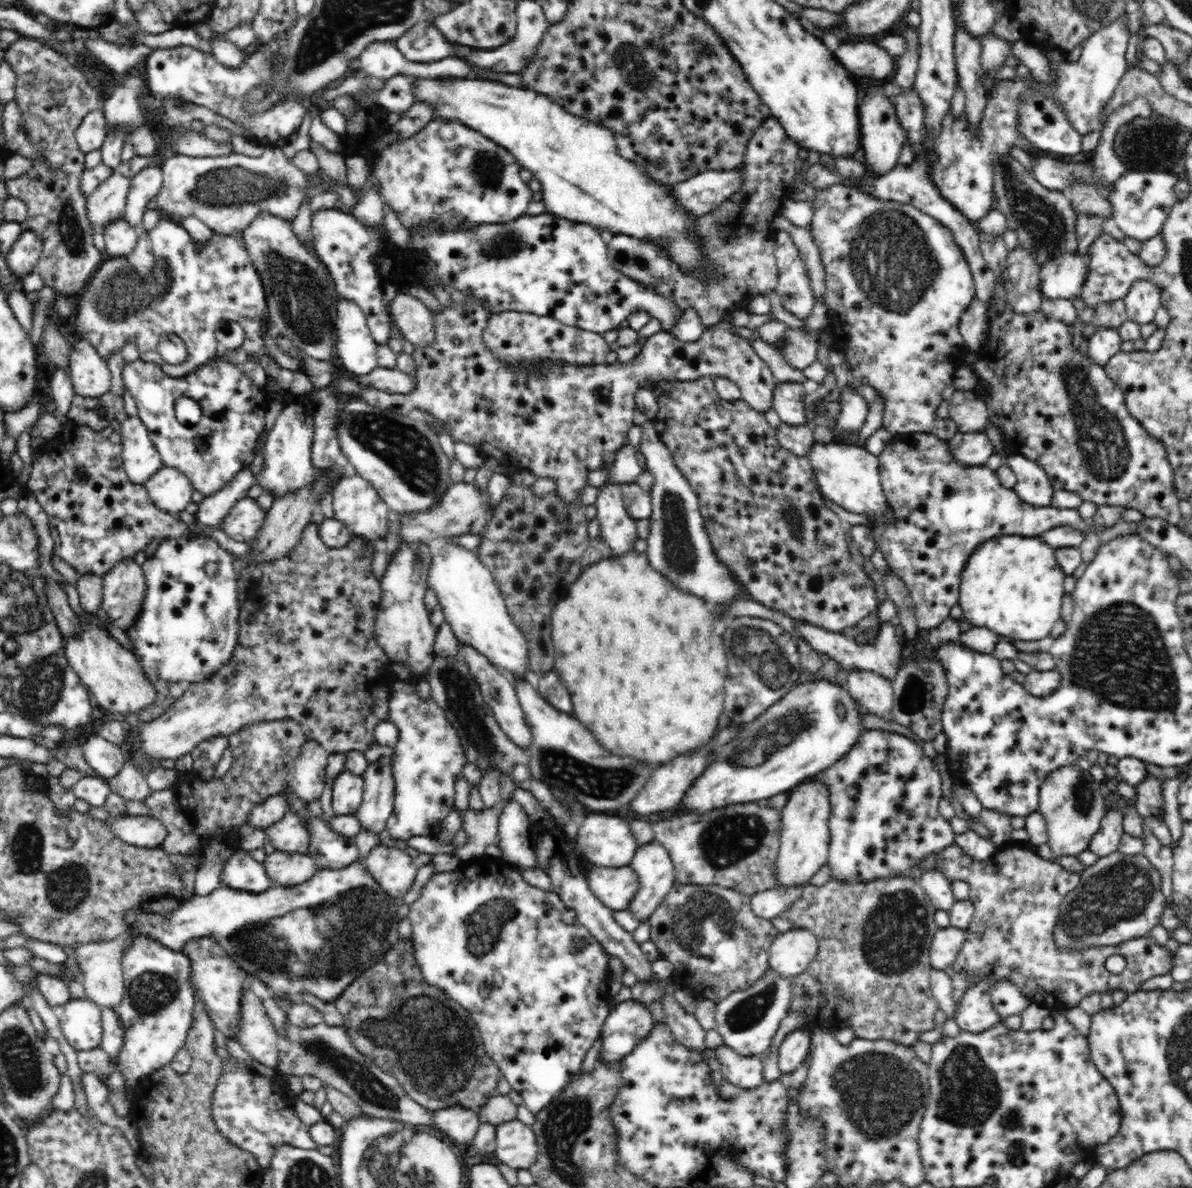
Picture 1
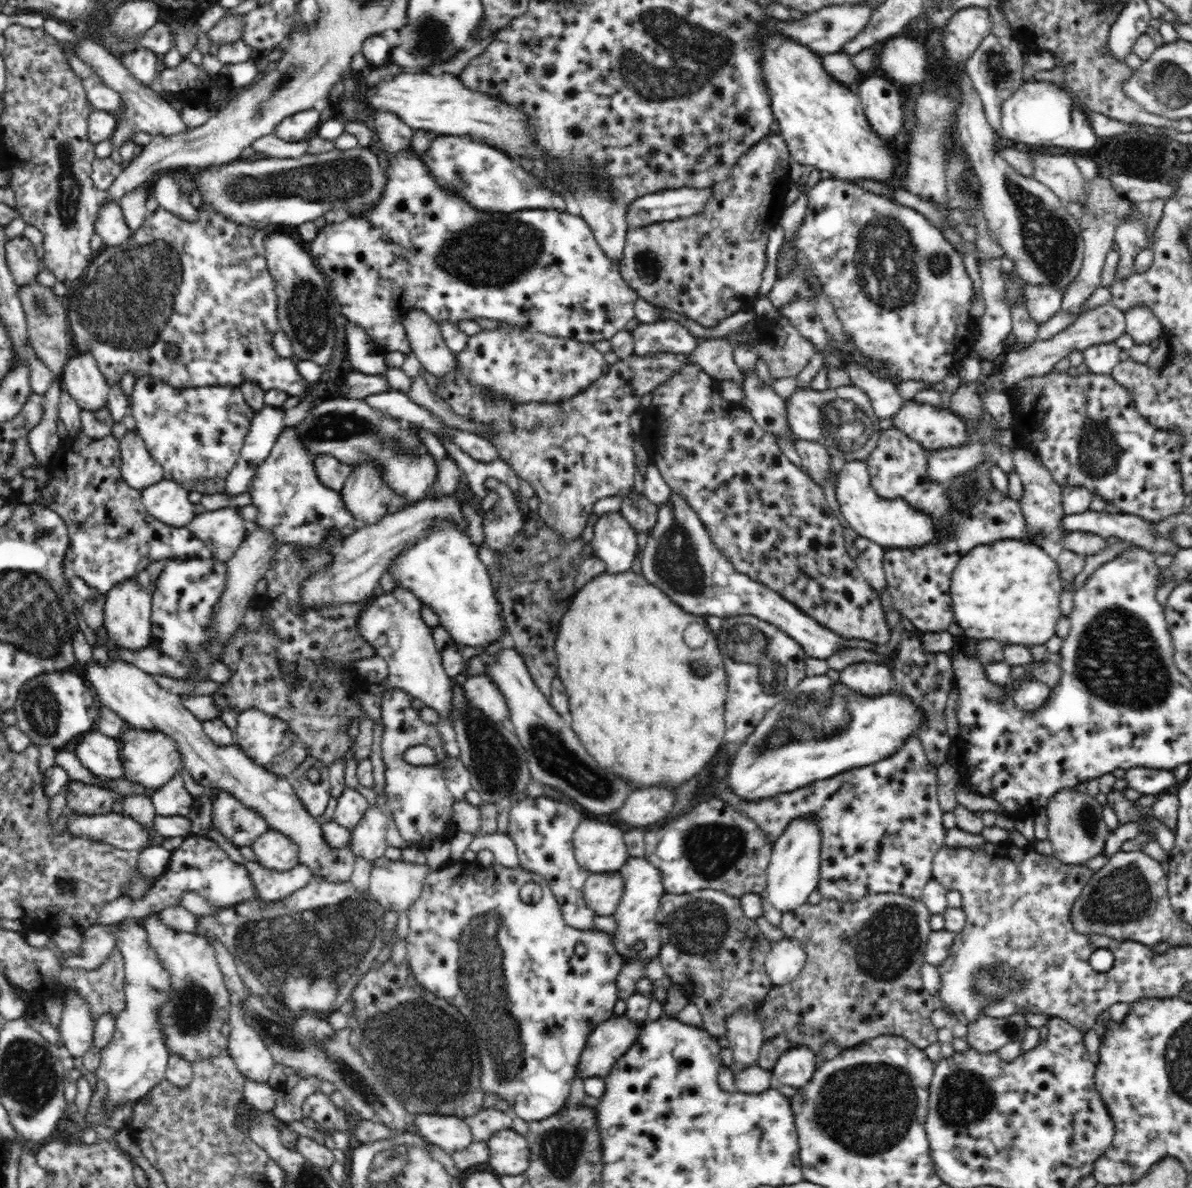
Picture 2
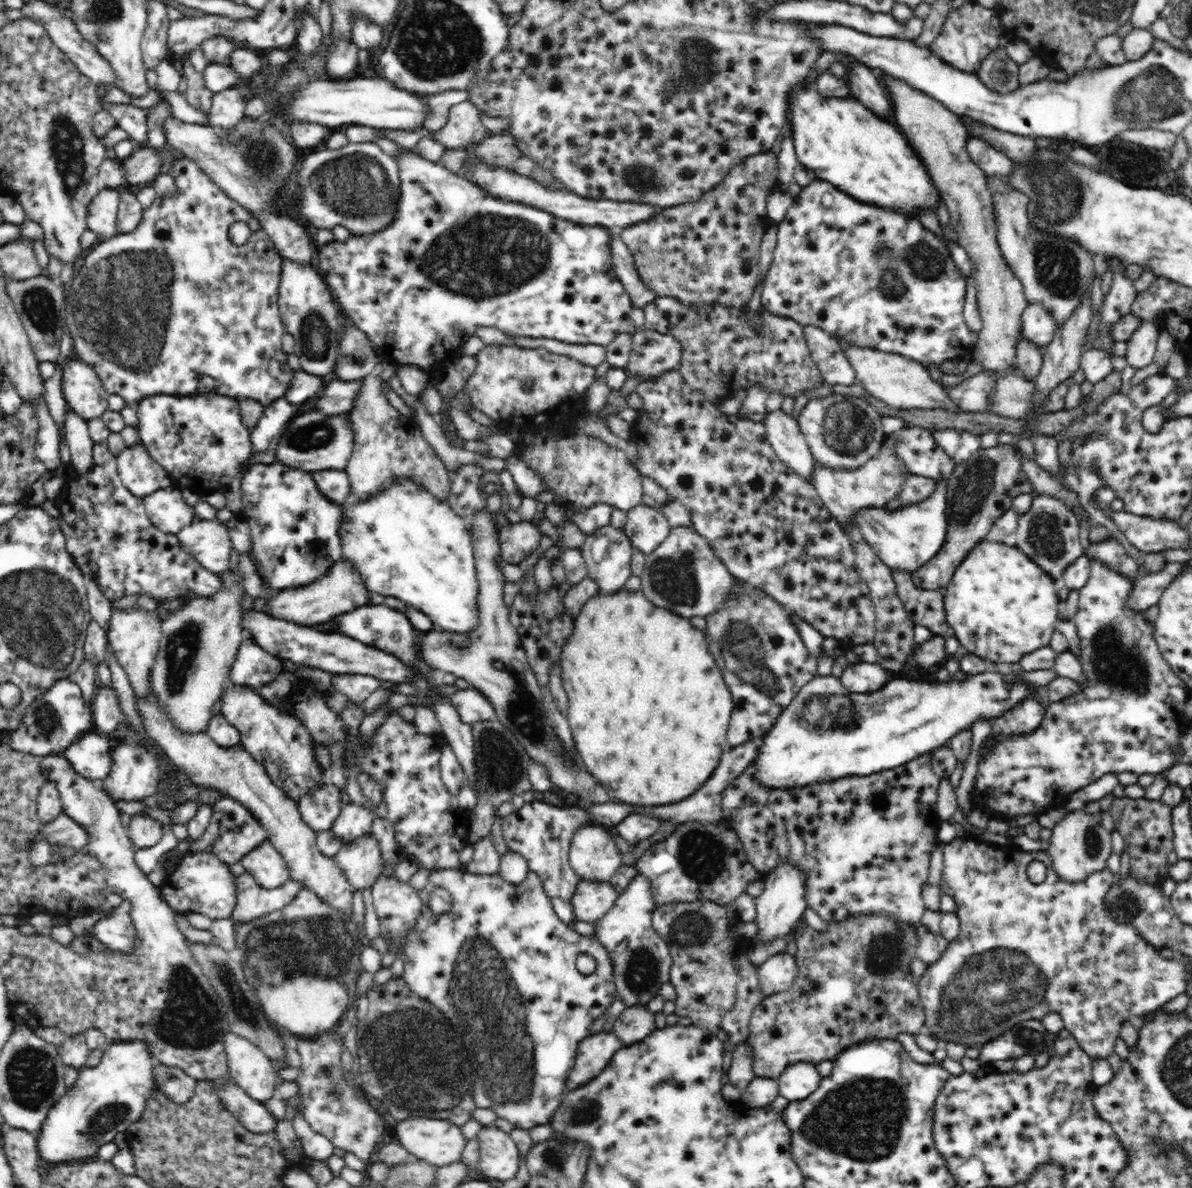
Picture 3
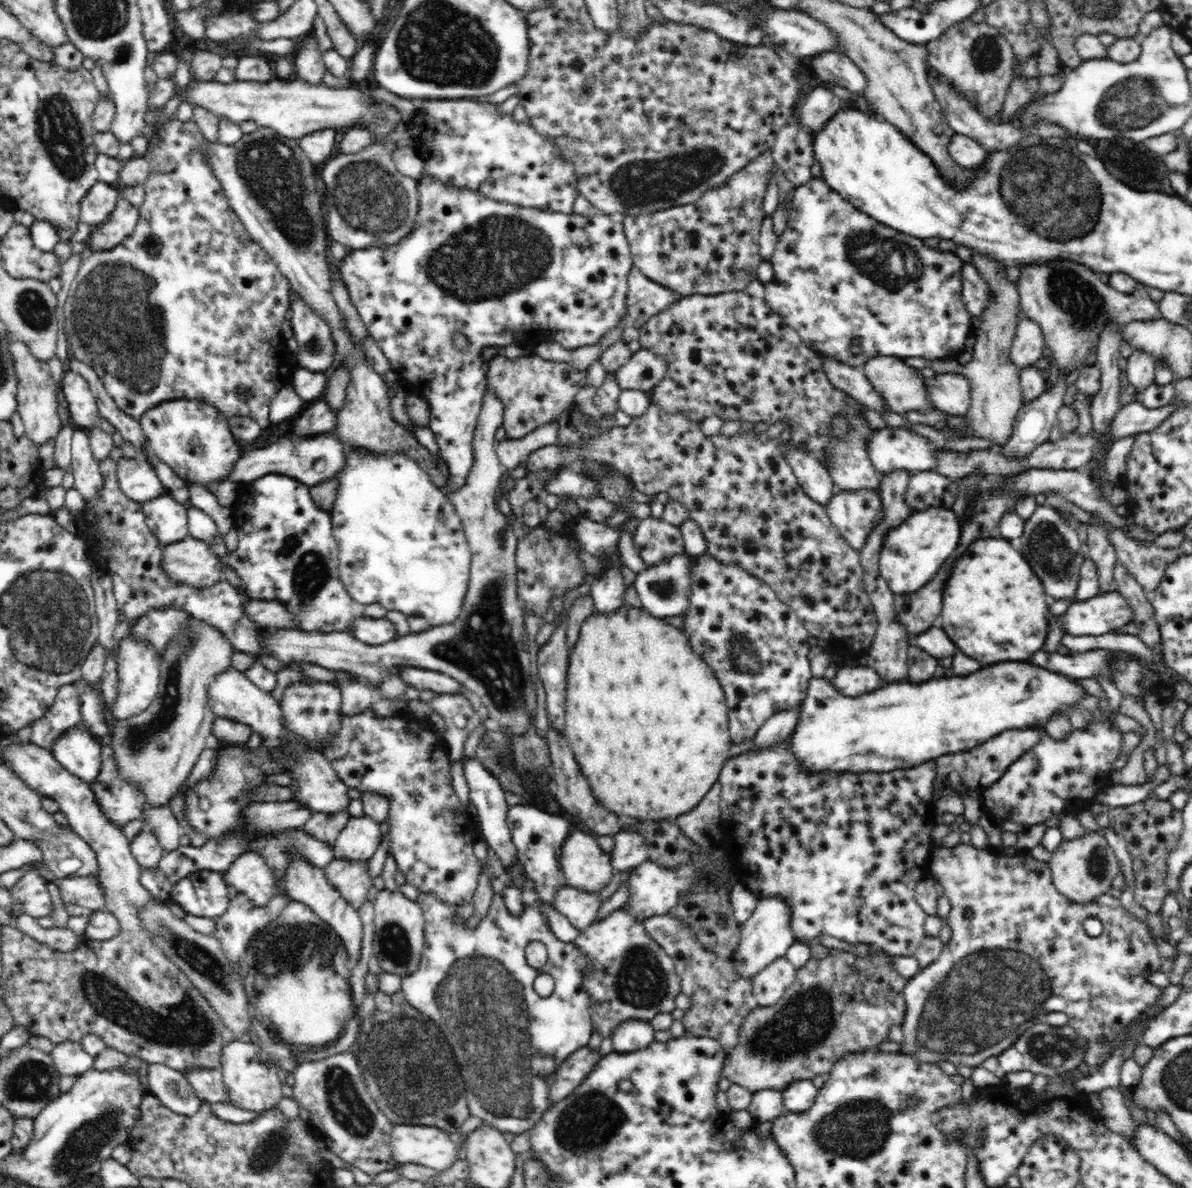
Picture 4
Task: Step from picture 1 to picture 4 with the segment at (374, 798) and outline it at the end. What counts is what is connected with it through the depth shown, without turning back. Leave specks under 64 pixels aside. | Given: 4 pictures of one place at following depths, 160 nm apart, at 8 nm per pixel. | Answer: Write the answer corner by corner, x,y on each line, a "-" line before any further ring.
334,859
323,868
323,871
329,883
356,910
368,902
368,890
372,888
373,880
367,862

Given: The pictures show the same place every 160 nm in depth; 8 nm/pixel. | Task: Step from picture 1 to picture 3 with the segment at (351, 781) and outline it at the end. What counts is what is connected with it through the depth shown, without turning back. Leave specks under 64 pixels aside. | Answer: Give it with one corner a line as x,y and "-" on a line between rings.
358,804
344,805
338,818
334,821
331,831
341,842
354,842
360,836
368,836
372,832
375,813

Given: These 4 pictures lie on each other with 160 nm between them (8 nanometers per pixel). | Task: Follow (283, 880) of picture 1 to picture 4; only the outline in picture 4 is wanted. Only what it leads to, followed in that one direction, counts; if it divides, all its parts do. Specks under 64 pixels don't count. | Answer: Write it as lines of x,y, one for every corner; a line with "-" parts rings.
286,891
278,892
270,899
266,906
254,906
252,901
245,894
236,894
231,899
227,911
215,919
215,931
212,933
219,940
222,950
226,953
228,960
233,964
238,964
240,960
247,954
246,950
252,940
252,936
262,930
264,926
268,926
274,918
278,917
282,909
292,902

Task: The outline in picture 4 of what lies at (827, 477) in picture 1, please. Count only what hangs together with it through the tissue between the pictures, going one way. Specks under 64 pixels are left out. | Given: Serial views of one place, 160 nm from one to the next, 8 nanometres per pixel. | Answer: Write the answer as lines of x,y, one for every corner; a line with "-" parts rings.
932,506
920,512
912,510
902,525
891,529
883,541
879,568
881,577
886,580
894,596
910,595
931,582
946,558
954,554
960,536
962,528
956,513
945,507

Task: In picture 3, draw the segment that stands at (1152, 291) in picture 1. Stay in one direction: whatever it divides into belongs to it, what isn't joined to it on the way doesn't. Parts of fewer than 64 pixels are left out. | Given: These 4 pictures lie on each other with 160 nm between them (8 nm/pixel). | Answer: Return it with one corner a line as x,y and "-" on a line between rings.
1142,319
1142,324
1138,324
1138,330
1127,341
1125,357
1130,366
1138,370
1152,364
1161,330
1162,328
1152,321

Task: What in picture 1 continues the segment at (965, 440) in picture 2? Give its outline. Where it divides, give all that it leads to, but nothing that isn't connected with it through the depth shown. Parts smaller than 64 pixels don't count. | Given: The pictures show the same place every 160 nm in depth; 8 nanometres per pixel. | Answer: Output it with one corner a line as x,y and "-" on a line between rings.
832,184
822,190
817,190
811,194
814,203
814,214
808,229
818,247
821,261
825,270
825,285
827,286
826,305
827,309
834,314
834,320
838,323
829,330
838,330
840,324
844,328
844,338
848,340
848,346
858,346
858,348
842,349
846,354
847,364
852,369
856,382
868,384
875,388
878,395
884,399
884,412
882,412
882,427
893,436
903,433
928,433
938,438
949,441
959,430
952,419
940,419
936,415
936,410
942,399
942,390
946,385
952,383
955,370
962,365
969,353
965,345
963,336
959,331
959,323
962,314
973,302
975,297
975,282
961,248
956,244
949,228
938,222
933,216
922,212
918,207
911,204
904,204
898,201
878,200
868,194
863,194
857,188
844,186
842,184

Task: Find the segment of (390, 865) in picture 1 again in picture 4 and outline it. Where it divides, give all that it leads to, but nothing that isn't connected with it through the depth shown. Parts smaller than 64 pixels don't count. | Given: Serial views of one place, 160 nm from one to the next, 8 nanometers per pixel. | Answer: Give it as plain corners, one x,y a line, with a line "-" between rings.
385,887
375,895
373,903
374,908
374,924
375,929
373,933
373,956
378,959
380,968
384,972
396,974
396,976
410,976
418,970
420,958
422,958
422,948
424,948
424,917
422,909
416,900
406,898
401,891
392,892

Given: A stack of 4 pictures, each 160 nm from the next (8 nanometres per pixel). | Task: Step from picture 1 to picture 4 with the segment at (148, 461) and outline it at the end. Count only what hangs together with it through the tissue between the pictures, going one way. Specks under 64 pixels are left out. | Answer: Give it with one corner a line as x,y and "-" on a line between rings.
120,458
117,481
122,492
135,503
145,503
166,493
154,467
142,458

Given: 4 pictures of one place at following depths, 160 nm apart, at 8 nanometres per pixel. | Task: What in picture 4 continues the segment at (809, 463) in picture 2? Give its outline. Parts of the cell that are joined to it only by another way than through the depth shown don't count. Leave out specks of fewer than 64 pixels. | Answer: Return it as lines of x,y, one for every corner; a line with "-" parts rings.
878,488
874,490
838,490
832,496
832,500
826,504
827,515
831,519
831,523
839,531
842,539
845,539
850,547
860,553
866,543
867,537
873,530
873,522
876,518
876,512
881,509
881,492

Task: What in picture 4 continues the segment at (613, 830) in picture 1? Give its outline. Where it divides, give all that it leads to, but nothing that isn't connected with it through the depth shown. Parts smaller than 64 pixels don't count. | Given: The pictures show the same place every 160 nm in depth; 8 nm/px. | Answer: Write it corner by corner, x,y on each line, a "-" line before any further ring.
578,830
564,841
560,866
568,886
584,892
599,893
614,874
610,855
602,851
596,837

